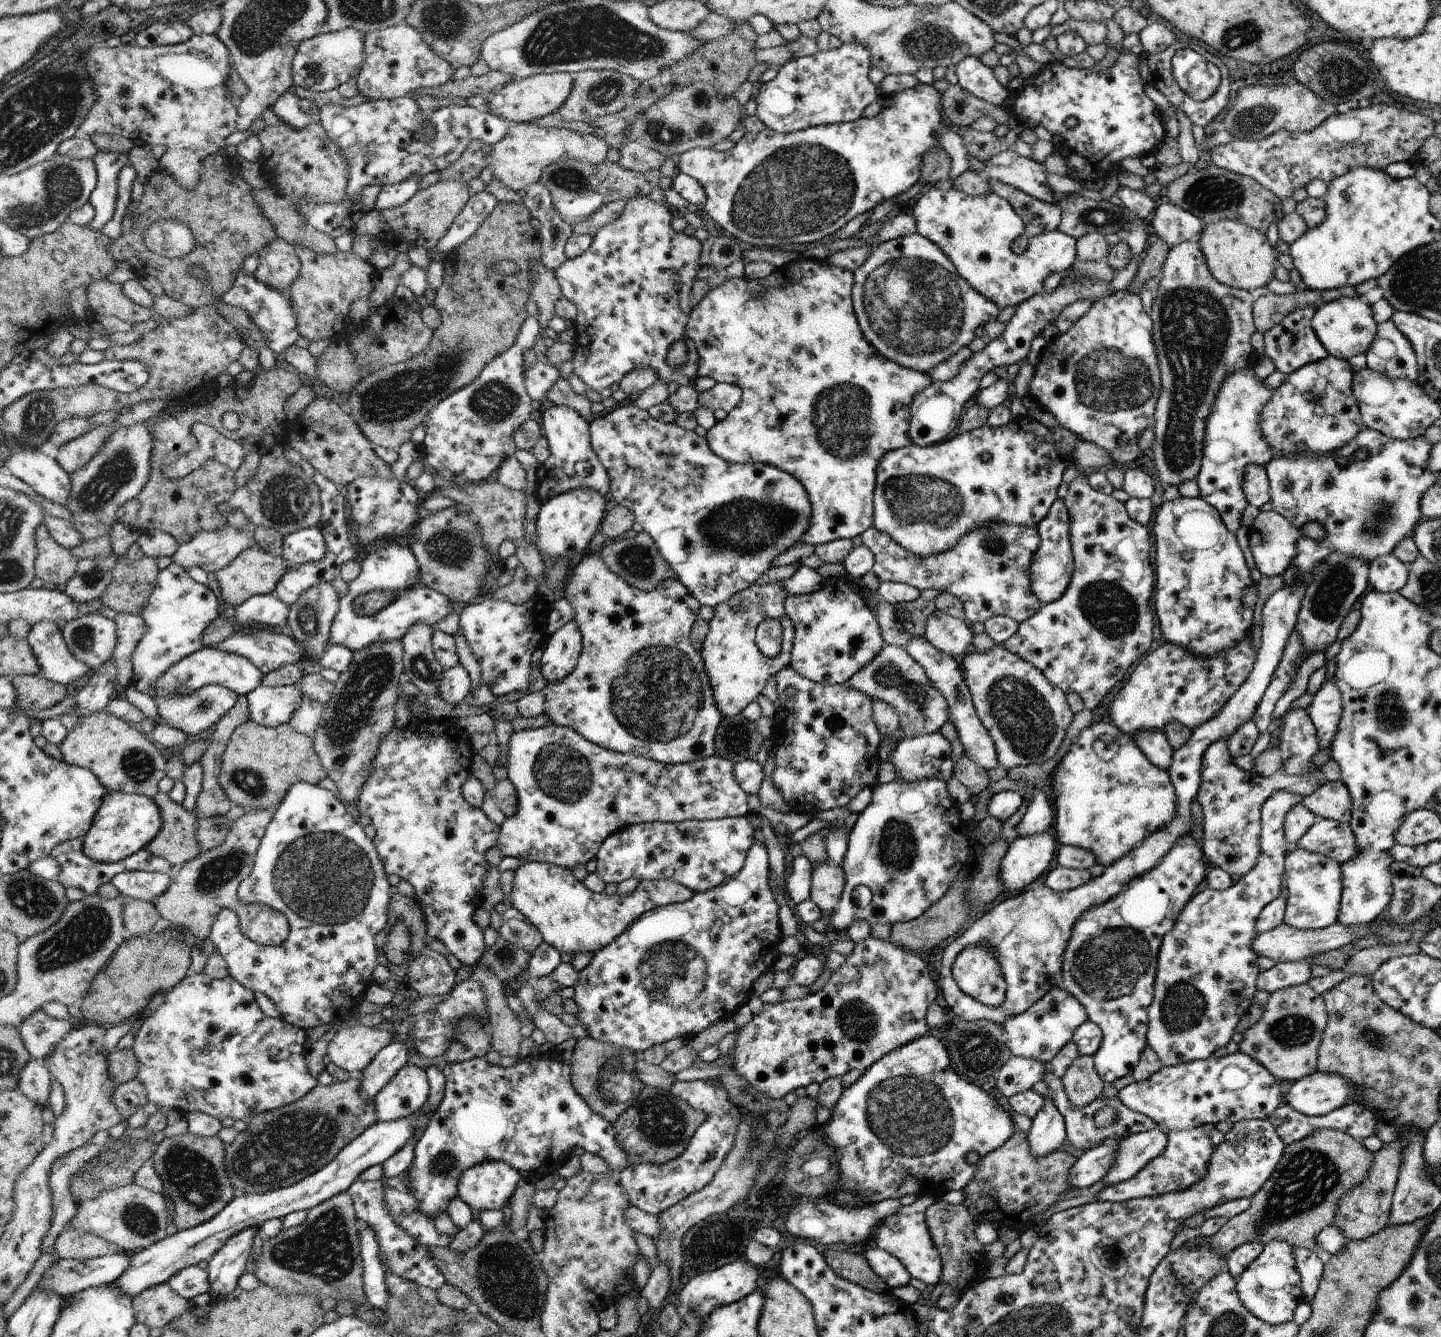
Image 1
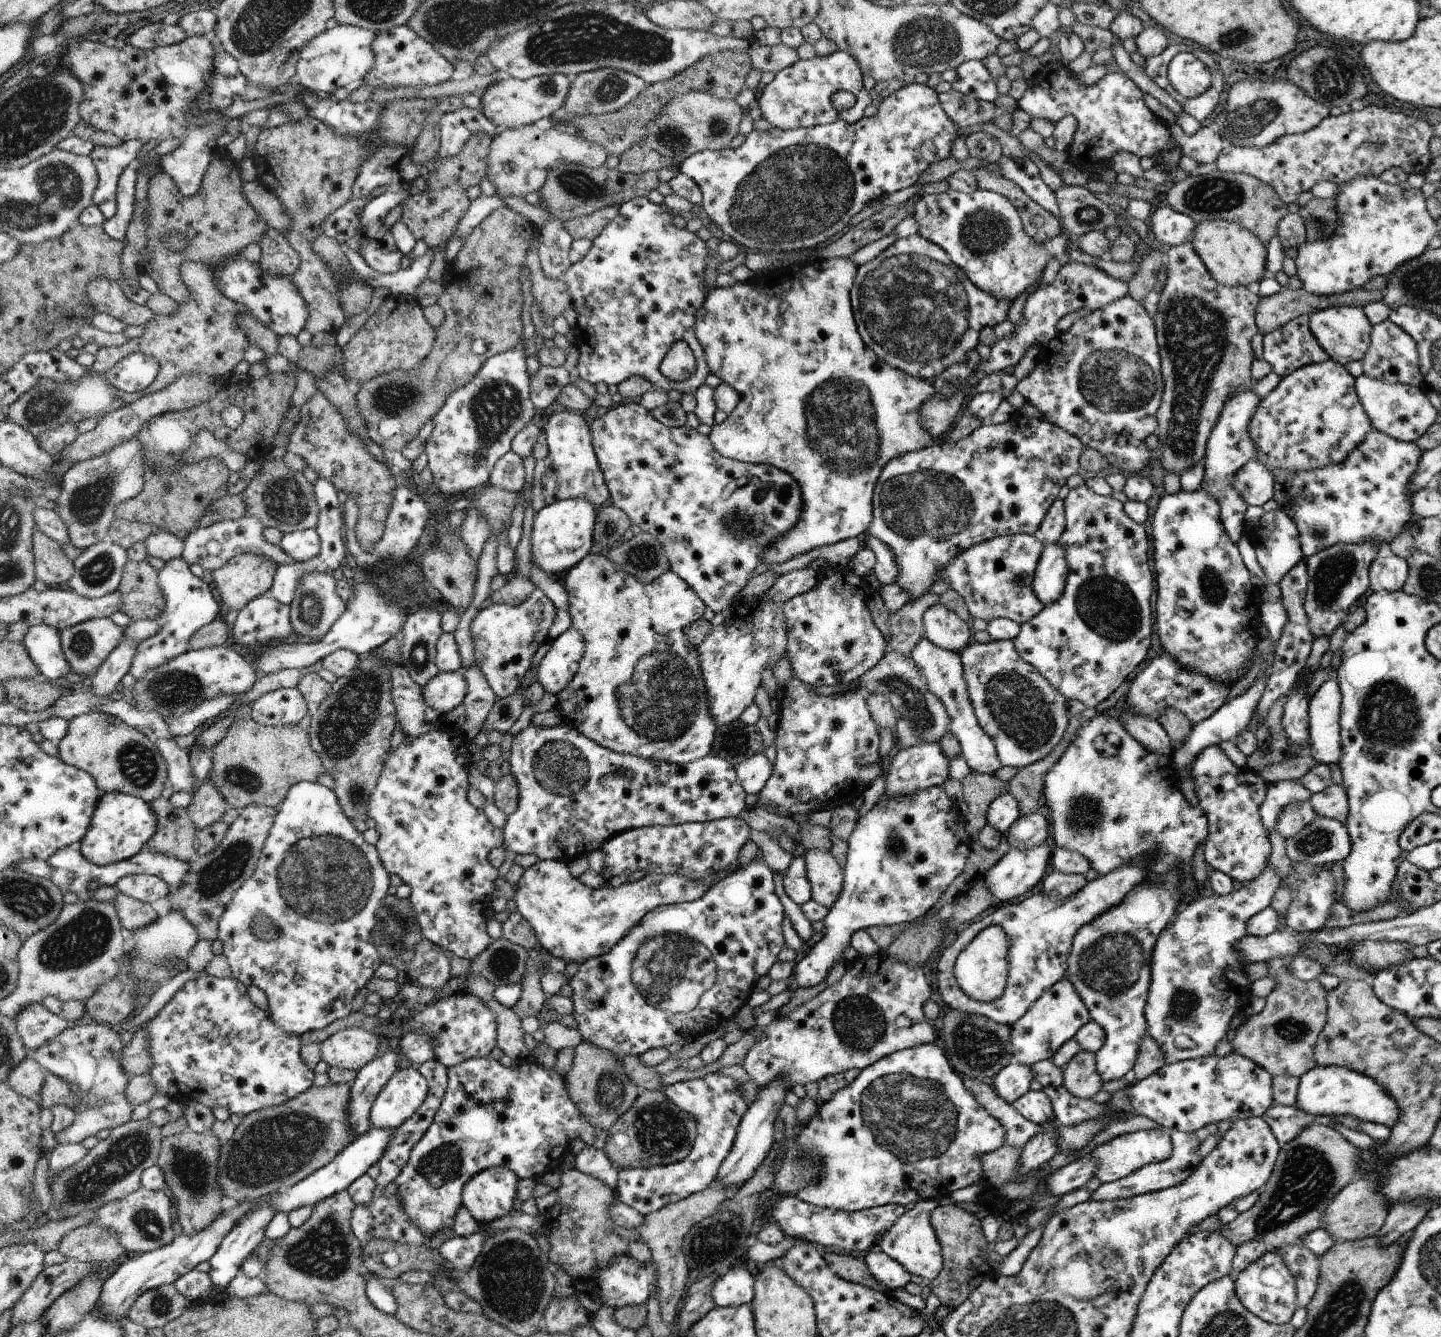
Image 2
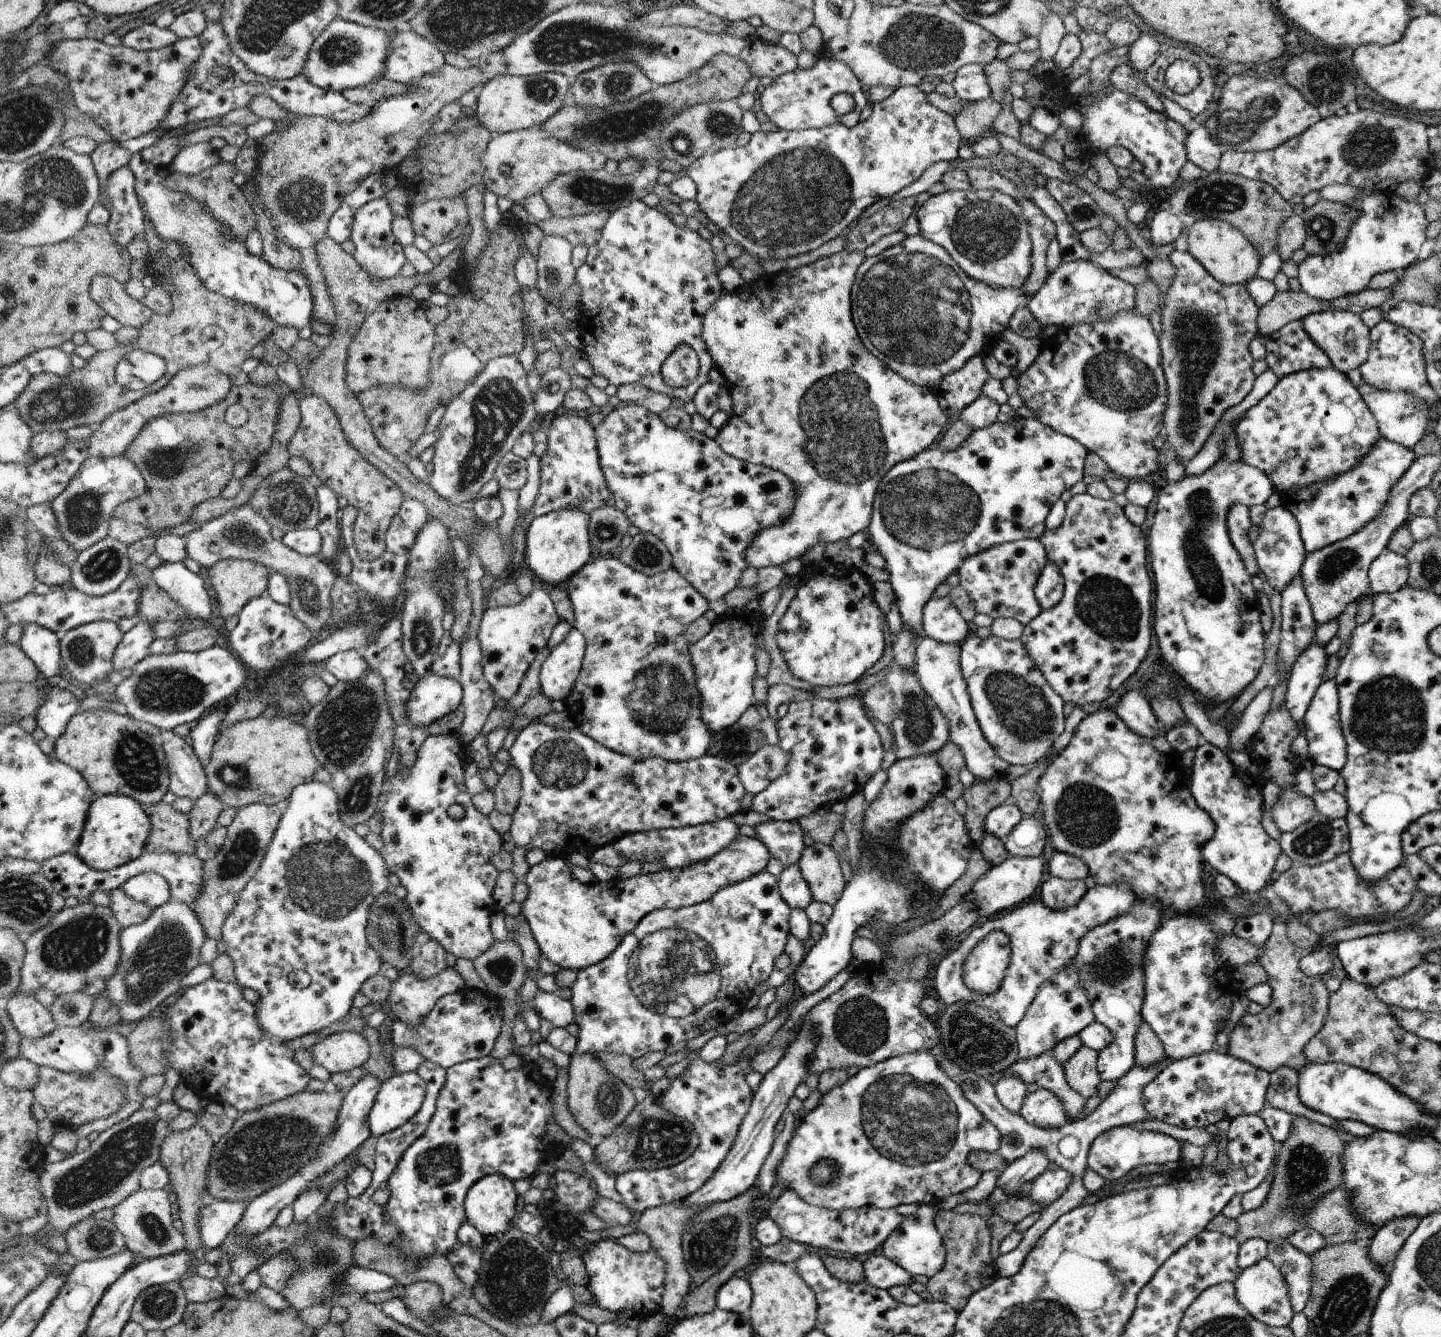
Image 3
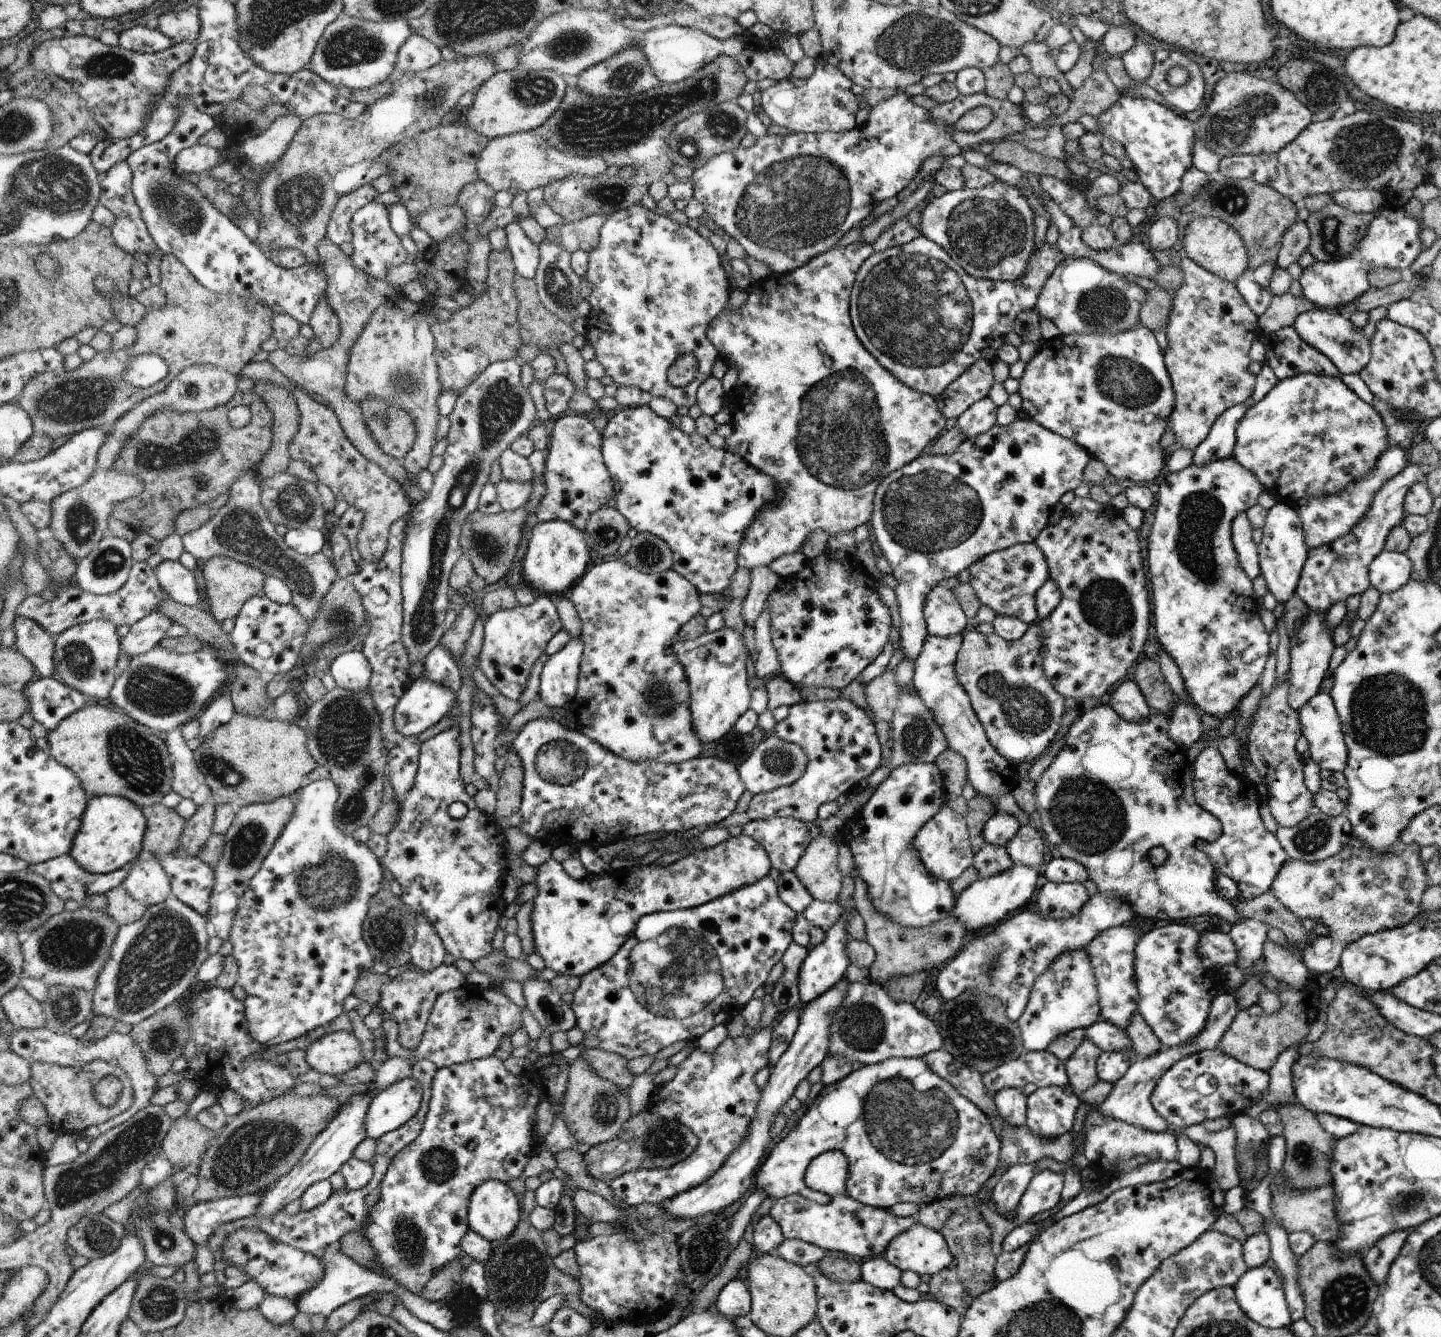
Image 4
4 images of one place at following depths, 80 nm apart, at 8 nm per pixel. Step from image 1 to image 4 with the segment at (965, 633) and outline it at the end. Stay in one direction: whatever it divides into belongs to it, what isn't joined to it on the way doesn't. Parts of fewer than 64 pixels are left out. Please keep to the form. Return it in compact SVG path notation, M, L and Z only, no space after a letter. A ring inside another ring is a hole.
M938 584L924 605L923 614L927 622L927 632L930 635L940 638L963 635L967 614L950 588Z

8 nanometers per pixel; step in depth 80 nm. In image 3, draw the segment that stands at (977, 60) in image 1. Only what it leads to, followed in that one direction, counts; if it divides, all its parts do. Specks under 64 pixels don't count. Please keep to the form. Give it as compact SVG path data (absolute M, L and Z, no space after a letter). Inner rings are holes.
M968 64L956 71L952 87L959 98L968 101L987 99L992 92L982 64Z

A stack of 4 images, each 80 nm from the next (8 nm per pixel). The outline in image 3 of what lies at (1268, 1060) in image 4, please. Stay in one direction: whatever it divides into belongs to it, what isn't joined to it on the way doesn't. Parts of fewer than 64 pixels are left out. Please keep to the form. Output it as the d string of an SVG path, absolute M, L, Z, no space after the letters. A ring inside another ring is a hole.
M1273 894L1268 901L1268 906L1278 914L1278 919L1274 922L1272 935L1265 943L1266 948L1264 948L1258 963L1268 973L1267 984L1271 987L1272 999L1260 1014L1252 1016L1252 1014L1247 1013L1240 1018L1240 1021L1228 1036L1228 1053L1239 1060L1244 1060L1244 1062L1256 1066L1256 1068L1266 1070L1268 1073L1274 1073L1282 1066L1288 1066L1288 1068L1298 1072L1298 1070L1302 1070L1302 1066L1308 1064L1308 1058L1304 1056L1304 1046L1307 1046L1308 1042L1324 1026L1328 1014L1329 992L1325 984L1318 978L1305 976L1299 970L1300 960L1306 956L1306 952L1292 944L1288 939L1286 929L1286 918L1290 918L1294 914L1294 910L1290 910L1289 905L1284 900L1273 896Z

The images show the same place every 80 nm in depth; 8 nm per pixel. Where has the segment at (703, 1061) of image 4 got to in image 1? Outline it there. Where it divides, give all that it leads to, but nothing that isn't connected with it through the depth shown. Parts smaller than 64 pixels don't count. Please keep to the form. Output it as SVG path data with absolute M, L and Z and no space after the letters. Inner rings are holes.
M713 1080L674 1081L670 1090L674 1096L686 1100L696 1110L706 1112L708 1118L692 1136L687 1151L681 1156L676 1156L675 1160L668 1160L668 1163L663 1164L641 1163L630 1165L626 1170L617 1174L619 1184L628 1192L631 1206L638 1206L640 1210L656 1216L662 1214L664 1210L672 1208L684 1198L699 1192L714 1179L716 1172L724 1162L724 1158L734 1145L736 1128L738 1128L742 1119L742 1114L738 1112L738 1106L734 1106L730 1102L728 1092L722 1083L718 1088L718 1082Z

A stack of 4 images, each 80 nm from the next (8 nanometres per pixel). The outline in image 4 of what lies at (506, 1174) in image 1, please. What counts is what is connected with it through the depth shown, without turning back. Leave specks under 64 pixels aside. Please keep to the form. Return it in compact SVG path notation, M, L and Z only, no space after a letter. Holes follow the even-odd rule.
M488 1180L472 1192L467 1218L469 1228L495 1244L515 1232L520 1220L520 1202L508 1183Z

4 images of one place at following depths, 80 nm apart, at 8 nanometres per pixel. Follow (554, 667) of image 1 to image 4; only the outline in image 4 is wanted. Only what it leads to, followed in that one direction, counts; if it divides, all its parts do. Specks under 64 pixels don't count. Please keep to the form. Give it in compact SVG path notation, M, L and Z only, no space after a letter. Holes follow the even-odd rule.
M572 638L562 650L550 656L546 661L540 675L540 694L538 696L546 706L563 708L565 705L570 705L575 699L585 650L586 646L582 638Z

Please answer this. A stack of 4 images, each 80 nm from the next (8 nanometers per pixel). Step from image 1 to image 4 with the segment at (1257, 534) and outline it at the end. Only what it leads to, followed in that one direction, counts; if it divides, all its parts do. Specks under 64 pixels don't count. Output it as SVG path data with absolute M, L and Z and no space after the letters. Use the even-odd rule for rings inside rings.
M1277 503L1268 510L1263 529L1262 542L1256 546L1260 572L1268 584L1269 592L1280 604L1284 604L1296 593L1301 571L1308 557L1309 548L1305 544L1302 522L1292 504Z

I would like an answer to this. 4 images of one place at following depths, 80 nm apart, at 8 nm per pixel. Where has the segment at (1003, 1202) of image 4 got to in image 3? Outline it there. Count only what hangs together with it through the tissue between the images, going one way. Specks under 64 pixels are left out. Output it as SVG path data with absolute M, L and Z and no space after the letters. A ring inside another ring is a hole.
M1030 1148L1030 1152L1026 1152L1022 1158L1014 1160L1002 1172L1002 1175L998 1176L997 1186L1006 1188L1006 1192L1016 1196L1018 1192L1021 1192L1021 1188L1026 1182L1034 1181L1046 1171L1049 1161L1050 1158L1042 1150Z

